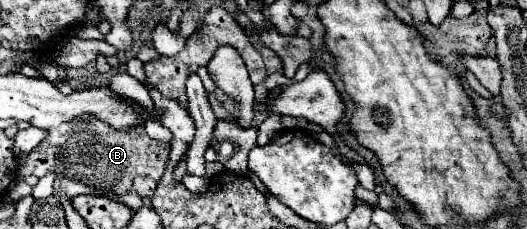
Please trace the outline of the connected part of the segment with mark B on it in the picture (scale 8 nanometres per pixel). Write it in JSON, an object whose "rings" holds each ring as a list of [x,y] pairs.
{"rings":[[[80,117],[78,121],[70,121],[66,125],[50,129],[48,137],[42,141],[42,153],[34,149],[22,161],[18,173],[20,177],[44,177],[48,171],[56,171],[58,178],[54,182],[54,189],[62,189],[68,197],[80,193],[100,193],[106,197],[118,197],[132,189],[132,181],[136,175],[148,175],[154,181],[160,181],[168,161],[168,153],[170,145],[148,137],[144,129],[118,133],[108,125],[94,121],[94,117]]]}

